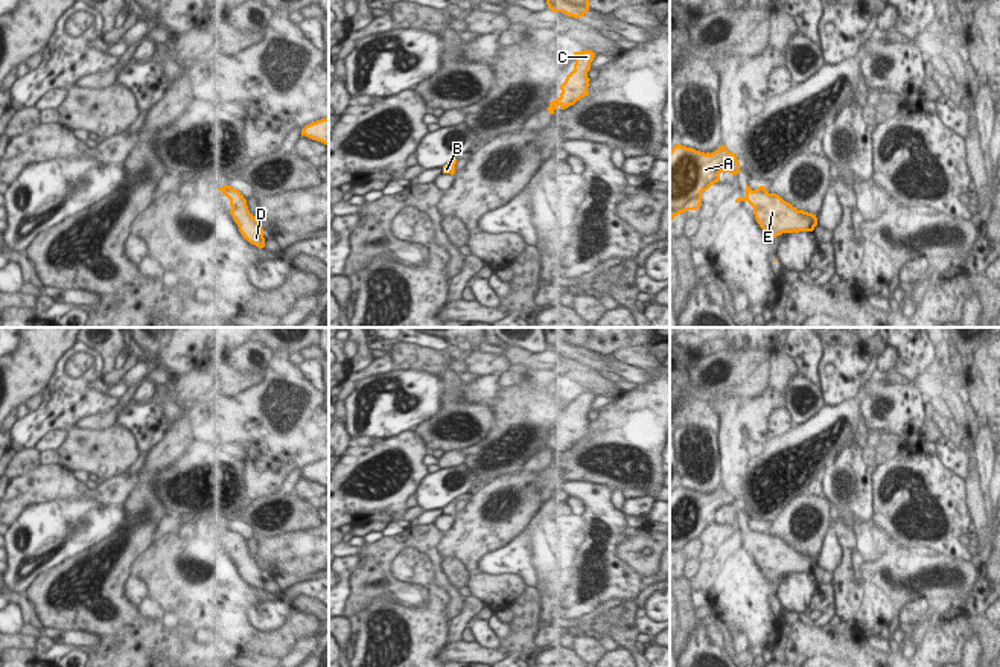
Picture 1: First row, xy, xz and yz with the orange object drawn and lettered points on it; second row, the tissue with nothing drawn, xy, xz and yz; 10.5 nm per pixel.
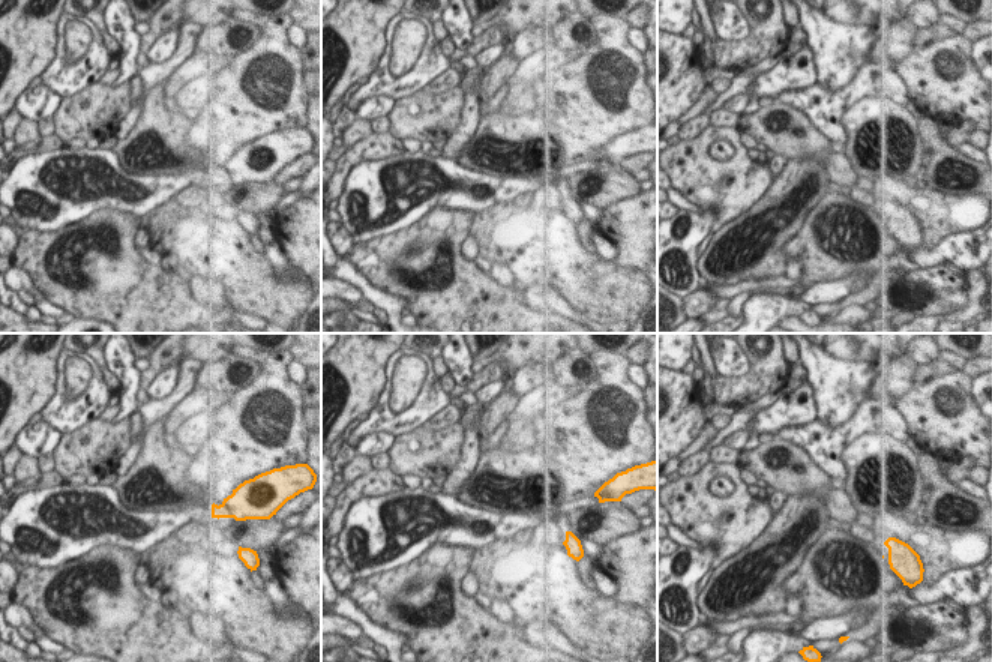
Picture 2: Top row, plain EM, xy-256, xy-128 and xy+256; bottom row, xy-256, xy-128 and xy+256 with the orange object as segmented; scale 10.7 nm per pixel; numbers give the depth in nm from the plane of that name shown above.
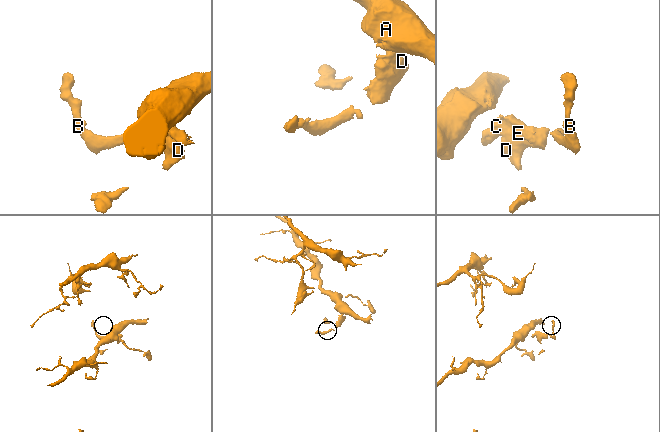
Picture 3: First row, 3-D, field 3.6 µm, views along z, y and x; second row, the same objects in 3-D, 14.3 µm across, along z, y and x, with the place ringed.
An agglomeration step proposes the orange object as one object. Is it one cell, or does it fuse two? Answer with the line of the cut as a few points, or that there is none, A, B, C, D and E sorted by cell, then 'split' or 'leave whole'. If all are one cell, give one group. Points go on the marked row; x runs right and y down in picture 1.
no cut; A B C D E; leave whole

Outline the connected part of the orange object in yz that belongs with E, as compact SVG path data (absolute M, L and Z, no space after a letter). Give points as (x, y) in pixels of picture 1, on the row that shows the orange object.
M746 184L746 196L737 198L747 201L753 207L753 215L767 238L773 239L782 233L813 231L817 218L813 213L798 210L776 193L769 193L764 186L752 190Z

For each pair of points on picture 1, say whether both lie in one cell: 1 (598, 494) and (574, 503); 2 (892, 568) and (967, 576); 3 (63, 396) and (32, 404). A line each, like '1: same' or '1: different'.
1: different
2: same
3: different

